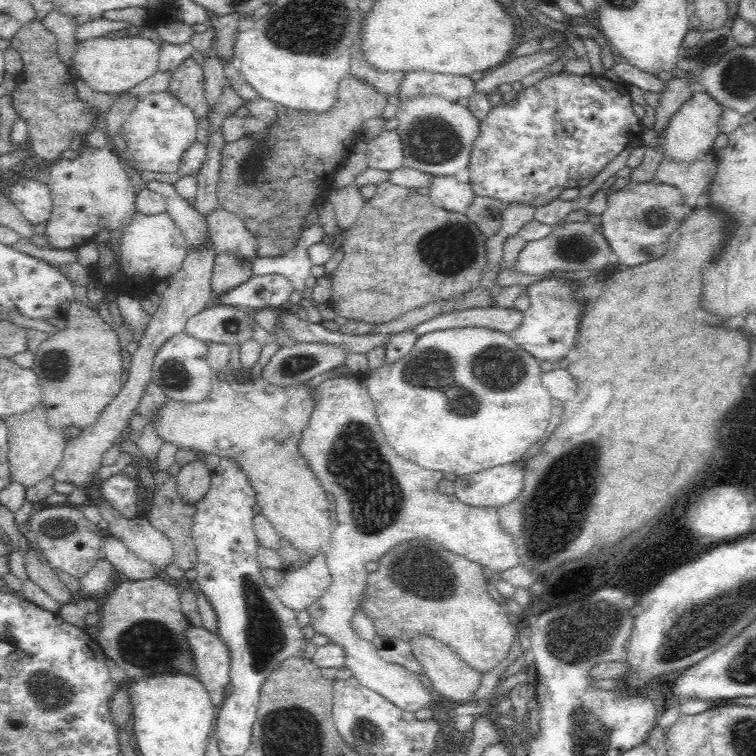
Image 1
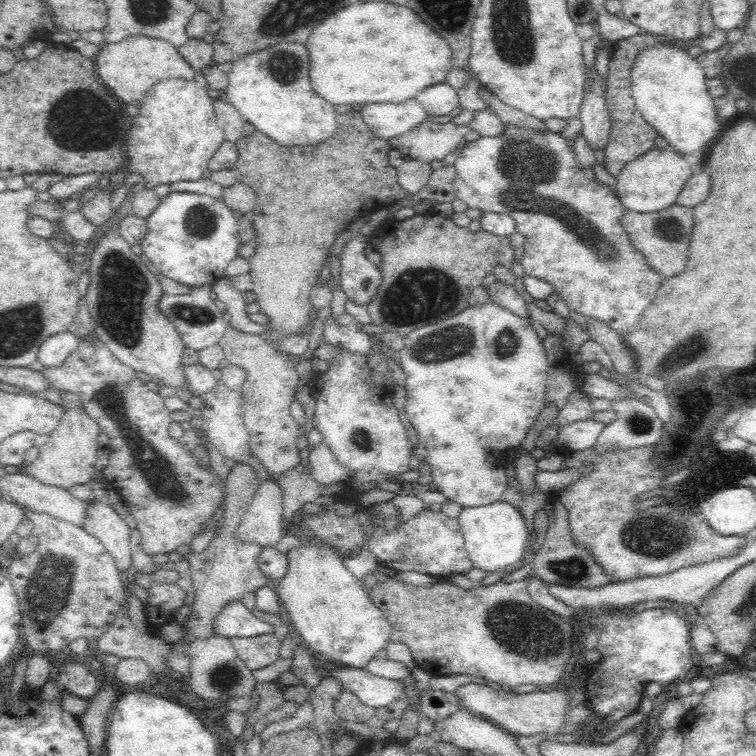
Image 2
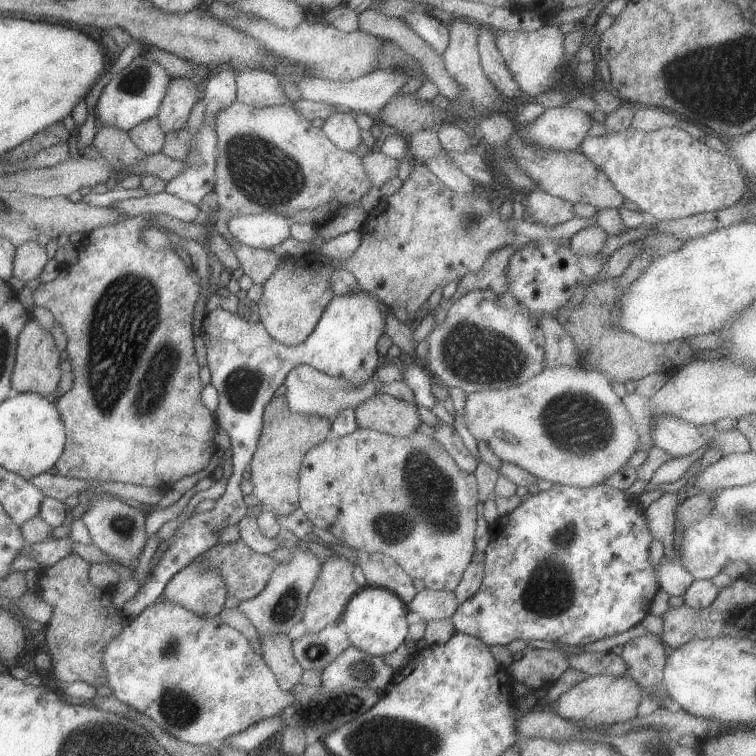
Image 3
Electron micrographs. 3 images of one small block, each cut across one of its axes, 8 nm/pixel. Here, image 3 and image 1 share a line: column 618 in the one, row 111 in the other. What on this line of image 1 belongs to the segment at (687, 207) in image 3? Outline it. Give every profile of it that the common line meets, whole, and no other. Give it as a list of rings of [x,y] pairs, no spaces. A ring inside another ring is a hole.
[[[154,92],[144,96],[138,104],[136,110],[126,118],[122,136],[128,146],[128,156],[136,160],[140,170],[150,170],[150,172],[168,172],[176,174],[180,172],[180,160],[184,152],[194,146],[196,140],[196,116],[188,106],[180,104],[178,98],[174,98],[170,92]]]

